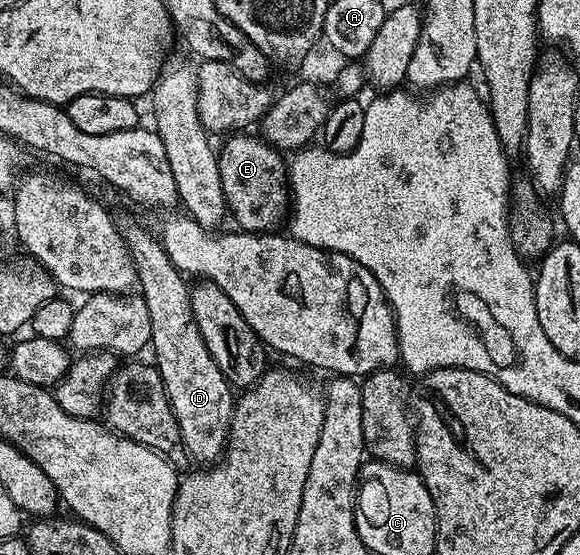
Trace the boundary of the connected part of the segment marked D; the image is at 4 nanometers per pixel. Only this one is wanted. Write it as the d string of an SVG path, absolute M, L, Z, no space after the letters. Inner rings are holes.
M133 217L116 218L117 230L135 263L139 296L147 303L151 315L152 360L163 379L175 423L179 423L181 445L197 463L213 463L224 453L229 440L229 423L233 418L235 393L215 359L208 353L199 326L192 314L190 282L171 263L160 240L153 237Z

